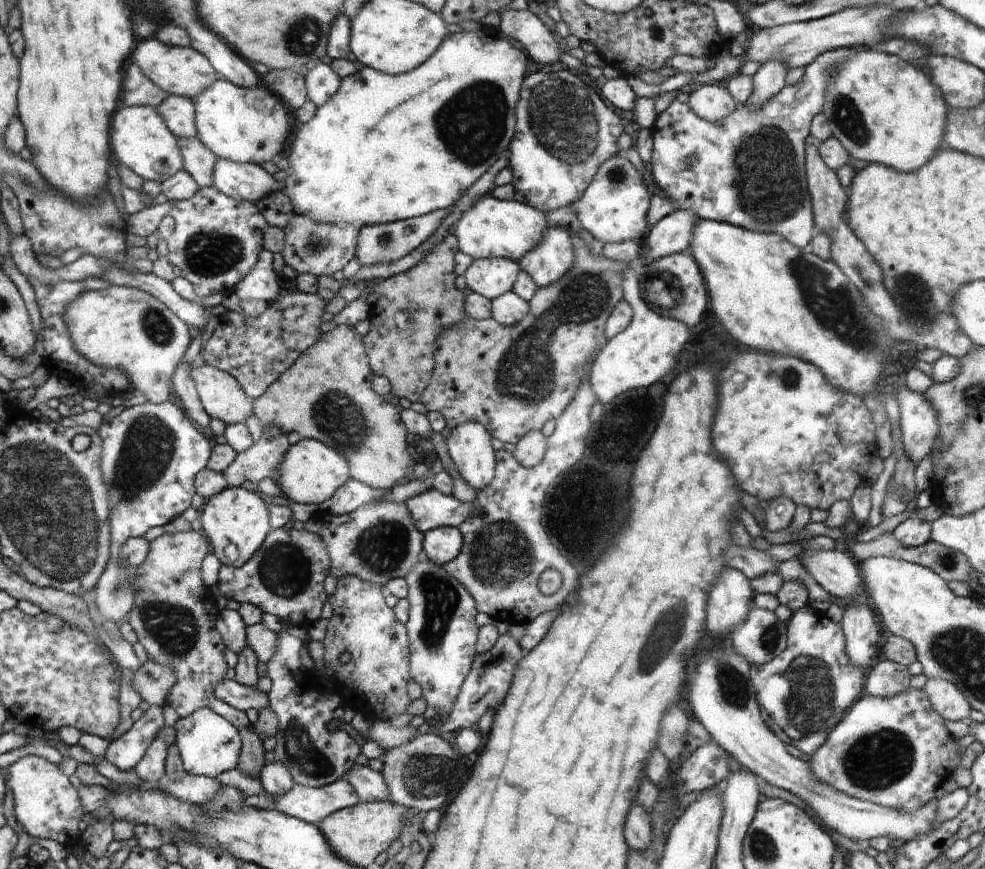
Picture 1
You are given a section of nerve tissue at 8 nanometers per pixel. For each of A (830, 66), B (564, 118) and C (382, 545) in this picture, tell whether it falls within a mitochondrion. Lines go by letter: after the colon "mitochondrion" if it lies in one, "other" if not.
A: mitochondrion
B: mitochondrion
C: mitochondrion

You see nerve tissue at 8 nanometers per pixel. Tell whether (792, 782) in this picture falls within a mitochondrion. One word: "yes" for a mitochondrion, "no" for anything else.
no

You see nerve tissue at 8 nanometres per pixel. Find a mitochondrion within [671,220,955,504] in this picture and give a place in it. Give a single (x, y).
(832, 306)

